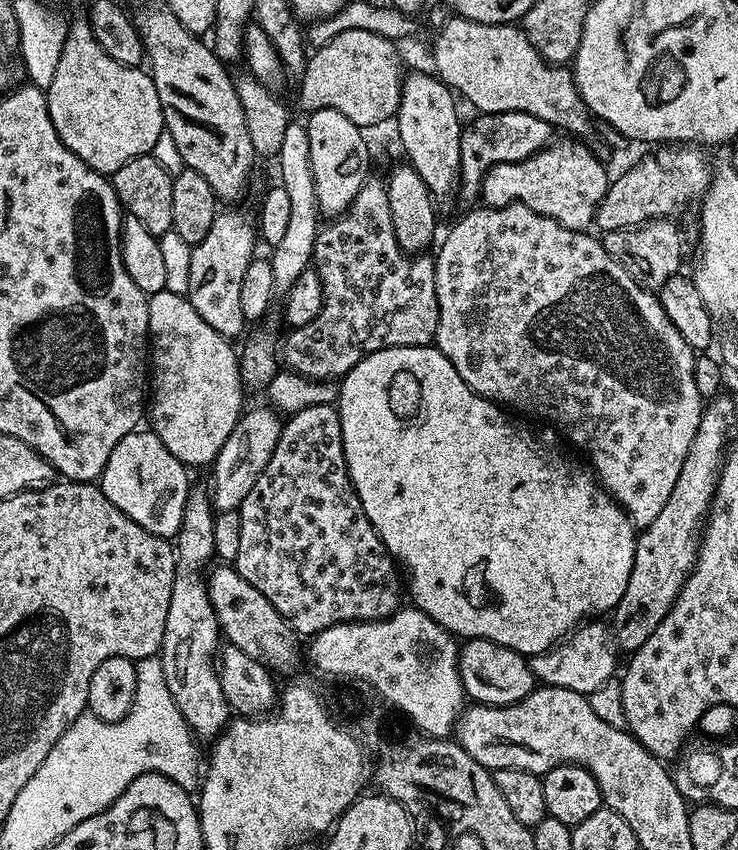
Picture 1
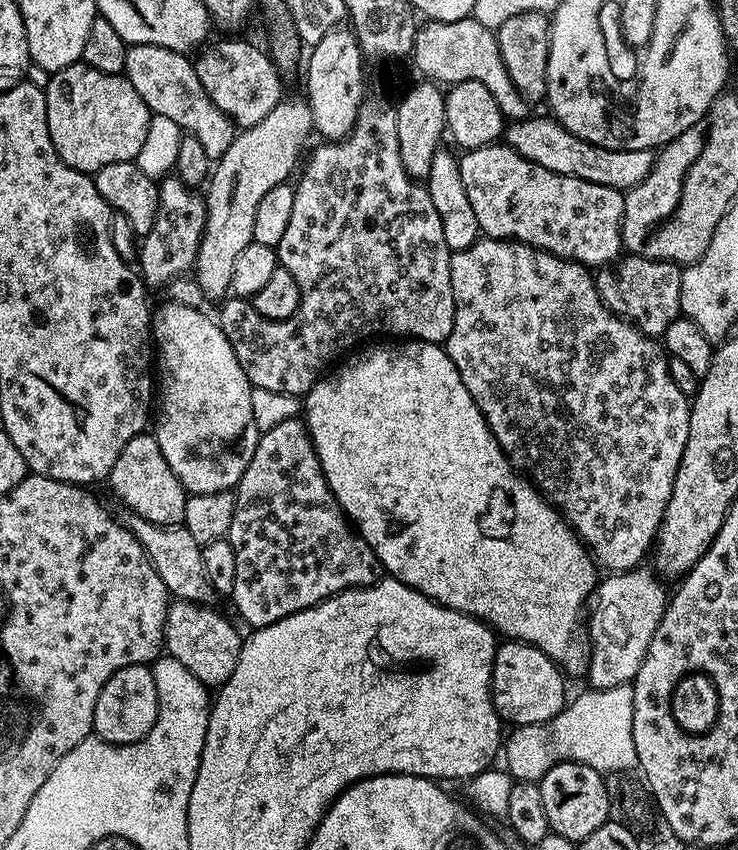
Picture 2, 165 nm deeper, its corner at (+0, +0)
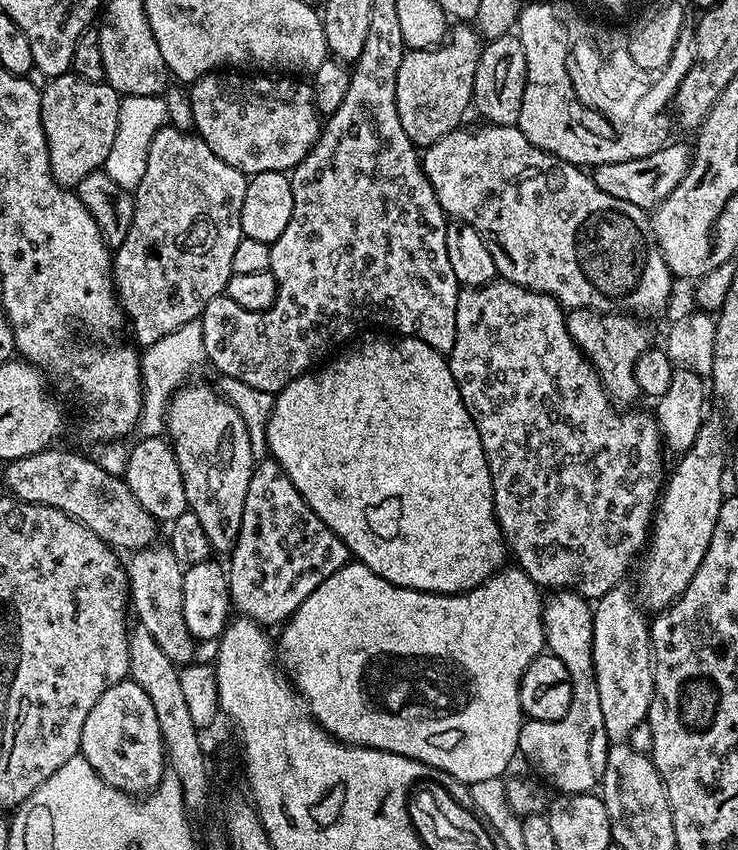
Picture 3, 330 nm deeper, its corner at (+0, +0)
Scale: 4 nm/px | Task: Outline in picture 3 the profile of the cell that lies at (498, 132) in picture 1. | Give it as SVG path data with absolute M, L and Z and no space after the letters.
M665 143L654 154L634 158L626 162L610 162L598 164L594 168L594 179L598 190L610 194L610 198L622 198L622 202L630 202L645 210L654 210L668 197L686 178L688 167L692 164L693 149L684 144Z

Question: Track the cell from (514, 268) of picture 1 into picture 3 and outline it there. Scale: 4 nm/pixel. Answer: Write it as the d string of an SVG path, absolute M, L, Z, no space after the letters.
M497 278L491 284L484 284L480 288L461 287L456 307L456 341L447 361L454 374L454 382L462 394L462 402L478 430L478 438L482 438L482 450L488 459L492 479L496 521L500 524L507 551L516 559L513 561L541 589L567 590L577 592L589 602L599 600L625 579L628 567L635 562L636 555L638 560L650 538L654 513L666 483L666 449L660 438L660 427L656 425L655 415L648 413L647 416L644 412L628 410L623 416L620 413L623 411L604 389L604 383L595 368L589 364L580 347L573 342L571 334L568 333L568 321L562 305L553 296L532 292L503 278Z

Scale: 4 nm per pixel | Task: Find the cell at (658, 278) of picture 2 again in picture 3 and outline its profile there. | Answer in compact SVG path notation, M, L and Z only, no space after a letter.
M574 308L567 313L568 333L573 342L580 347L589 364L595 368L613 401L620 406L632 406L636 396L641 395L635 380L635 363L639 356L650 347L648 328L639 324L639 319L628 314L605 314L593 312L591 308Z

